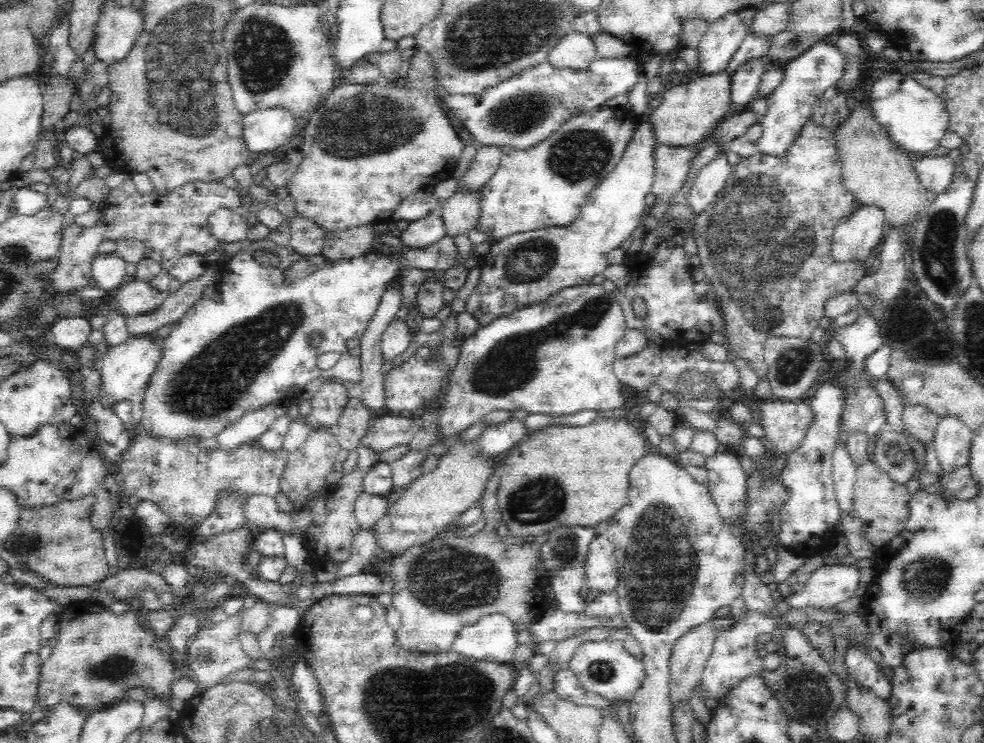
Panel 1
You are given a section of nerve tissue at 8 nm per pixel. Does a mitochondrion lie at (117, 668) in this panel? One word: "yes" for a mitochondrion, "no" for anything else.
yes

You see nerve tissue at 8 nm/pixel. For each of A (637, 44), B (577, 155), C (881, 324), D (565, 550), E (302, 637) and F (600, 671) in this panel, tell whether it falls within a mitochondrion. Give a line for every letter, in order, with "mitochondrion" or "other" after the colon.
A: other
B: mitochondrion
C: other
D: mitochondrion
E: other
F: mitochondrion

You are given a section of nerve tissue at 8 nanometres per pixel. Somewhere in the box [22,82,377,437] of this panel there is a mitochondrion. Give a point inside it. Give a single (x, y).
(212, 382)

